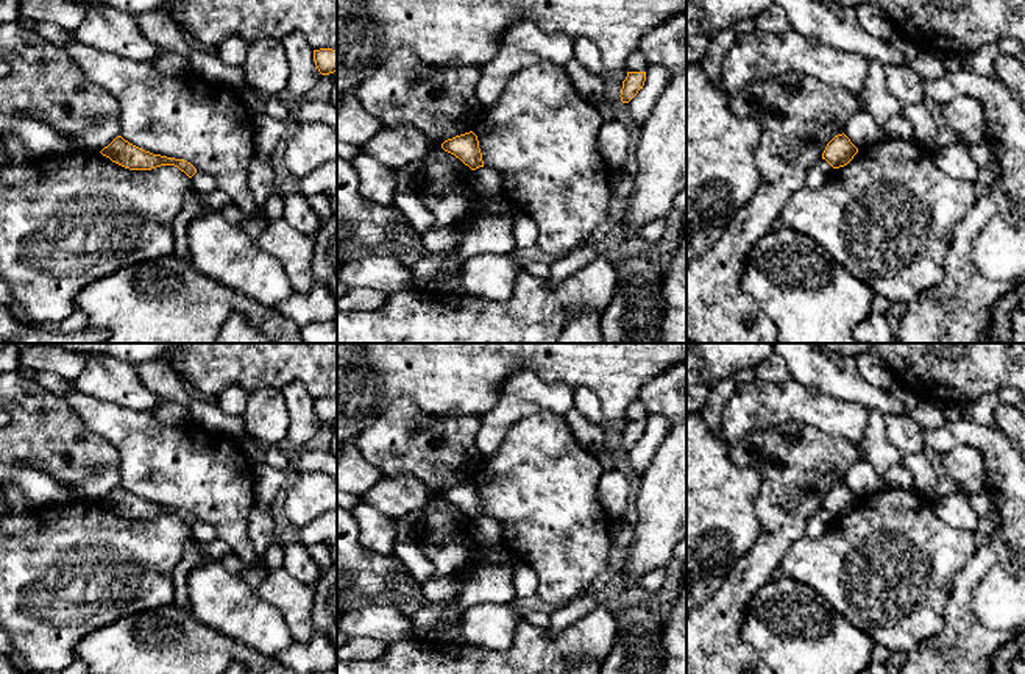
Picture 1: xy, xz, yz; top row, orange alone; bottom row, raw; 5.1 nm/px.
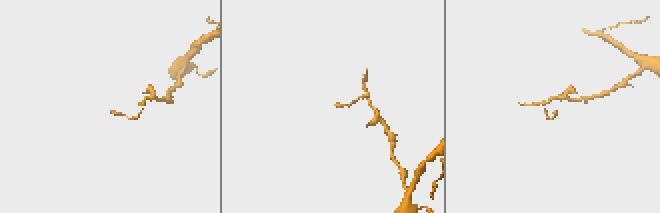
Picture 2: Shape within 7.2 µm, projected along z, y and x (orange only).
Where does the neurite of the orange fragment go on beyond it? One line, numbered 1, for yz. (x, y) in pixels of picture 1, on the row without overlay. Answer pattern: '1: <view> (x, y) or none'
1: none

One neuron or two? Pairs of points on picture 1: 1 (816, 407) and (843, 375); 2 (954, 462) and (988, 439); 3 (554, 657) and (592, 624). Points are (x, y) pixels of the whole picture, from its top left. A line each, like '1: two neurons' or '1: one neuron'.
1: two neurons
2: two neurons
3: one neuron

